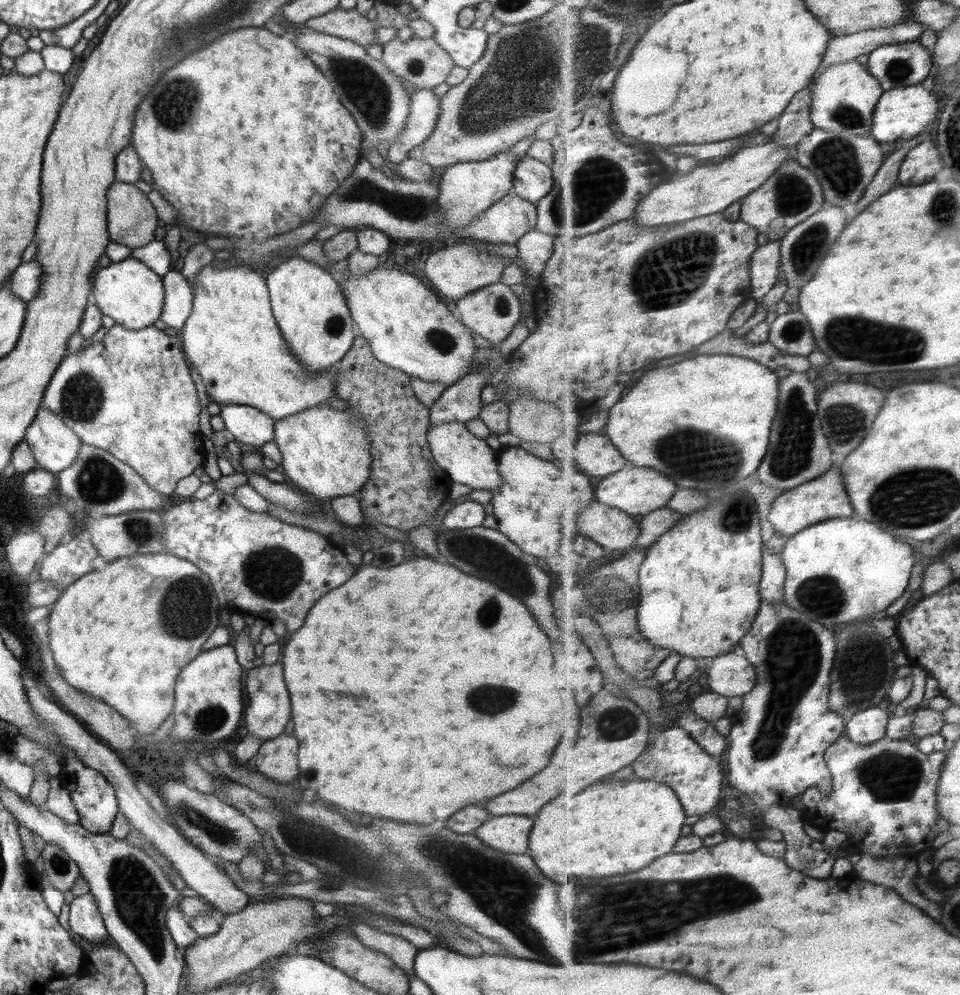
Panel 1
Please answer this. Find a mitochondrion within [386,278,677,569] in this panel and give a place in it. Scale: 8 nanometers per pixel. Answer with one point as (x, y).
(445, 342)

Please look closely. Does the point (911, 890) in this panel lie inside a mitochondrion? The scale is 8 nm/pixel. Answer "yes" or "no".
no

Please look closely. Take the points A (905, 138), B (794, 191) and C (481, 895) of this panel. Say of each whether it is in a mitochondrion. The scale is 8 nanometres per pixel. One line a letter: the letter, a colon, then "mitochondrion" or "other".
A: other
B: mitochondrion
C: mitochondrion

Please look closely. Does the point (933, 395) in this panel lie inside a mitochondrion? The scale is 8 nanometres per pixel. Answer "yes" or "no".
no

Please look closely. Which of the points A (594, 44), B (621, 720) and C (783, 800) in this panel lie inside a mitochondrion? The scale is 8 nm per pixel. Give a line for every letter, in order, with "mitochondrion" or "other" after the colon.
A: mitochondrion
B: mitochondrion
C: other

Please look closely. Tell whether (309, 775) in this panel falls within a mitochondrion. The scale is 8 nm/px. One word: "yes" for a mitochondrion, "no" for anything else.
no

